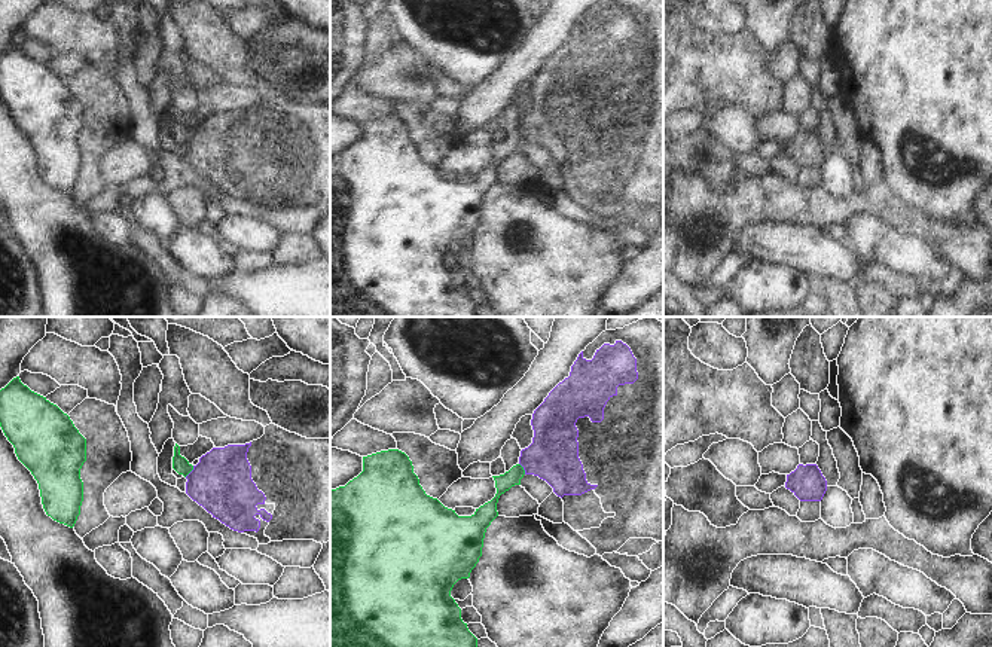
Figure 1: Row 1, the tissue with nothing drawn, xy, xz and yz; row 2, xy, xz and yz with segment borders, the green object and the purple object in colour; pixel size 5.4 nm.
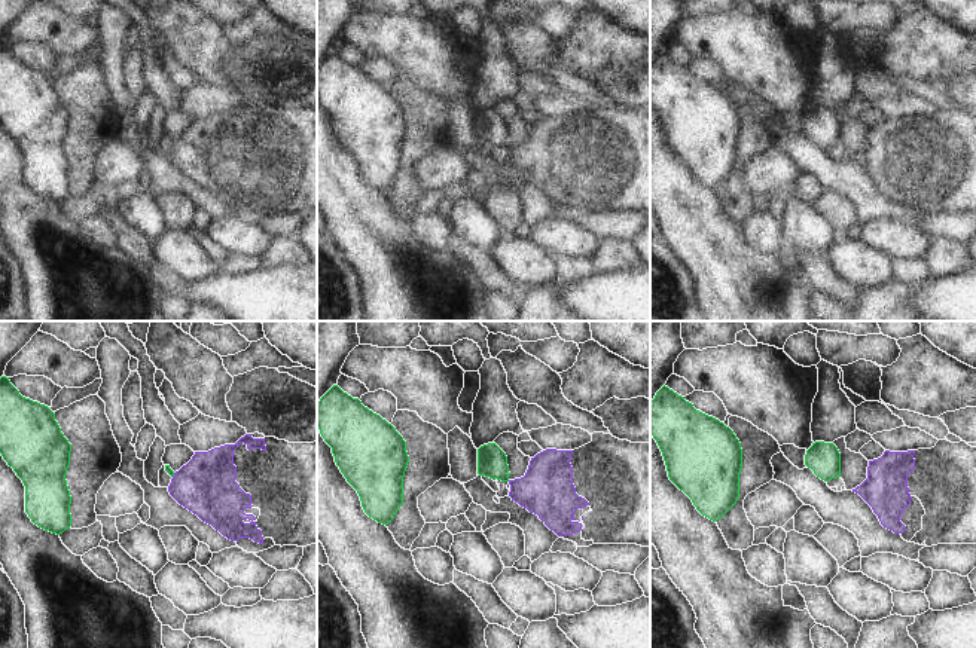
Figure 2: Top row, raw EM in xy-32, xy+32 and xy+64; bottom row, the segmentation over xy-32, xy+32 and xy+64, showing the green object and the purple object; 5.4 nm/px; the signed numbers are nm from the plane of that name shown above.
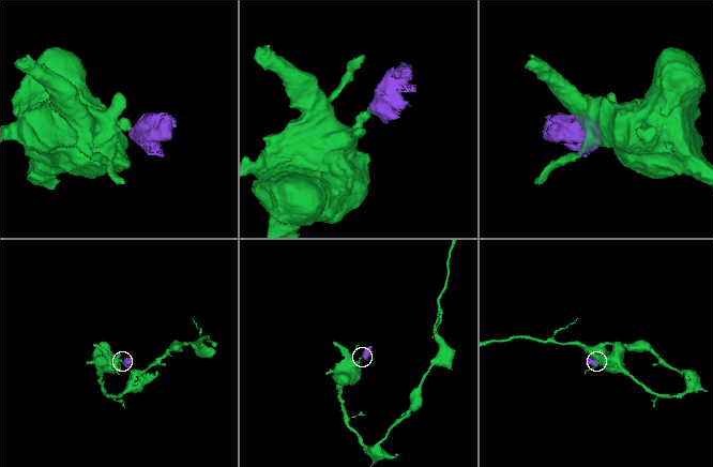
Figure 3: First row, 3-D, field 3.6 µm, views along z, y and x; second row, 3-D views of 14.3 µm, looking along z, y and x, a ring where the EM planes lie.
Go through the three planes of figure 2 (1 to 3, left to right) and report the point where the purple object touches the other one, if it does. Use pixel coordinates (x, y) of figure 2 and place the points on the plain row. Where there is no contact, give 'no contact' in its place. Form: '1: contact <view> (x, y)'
1: contact xy-32 (173, 141)
2: no contact
3: no contact

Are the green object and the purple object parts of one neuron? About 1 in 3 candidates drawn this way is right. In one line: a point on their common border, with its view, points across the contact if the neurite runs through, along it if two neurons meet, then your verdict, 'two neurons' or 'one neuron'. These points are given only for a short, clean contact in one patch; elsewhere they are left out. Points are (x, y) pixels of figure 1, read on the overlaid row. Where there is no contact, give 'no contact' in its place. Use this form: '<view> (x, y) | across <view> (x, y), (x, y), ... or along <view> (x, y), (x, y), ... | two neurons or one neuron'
xy (189, 472) | along xy (194, 466), (185, 476) | two neurons

